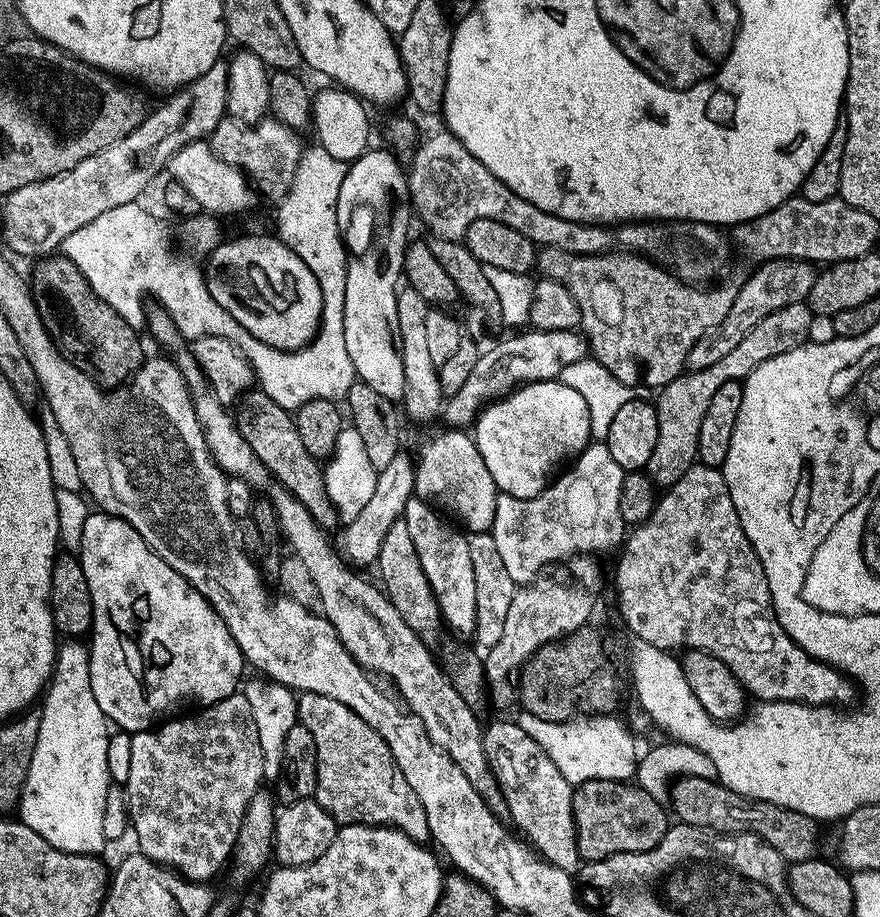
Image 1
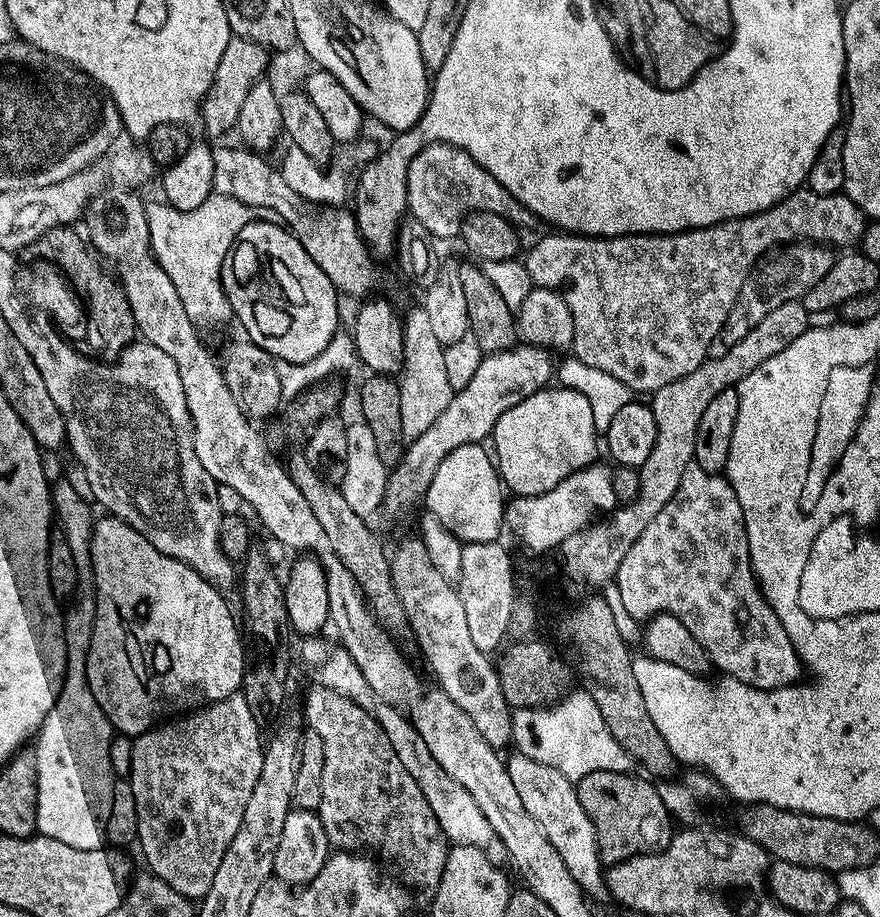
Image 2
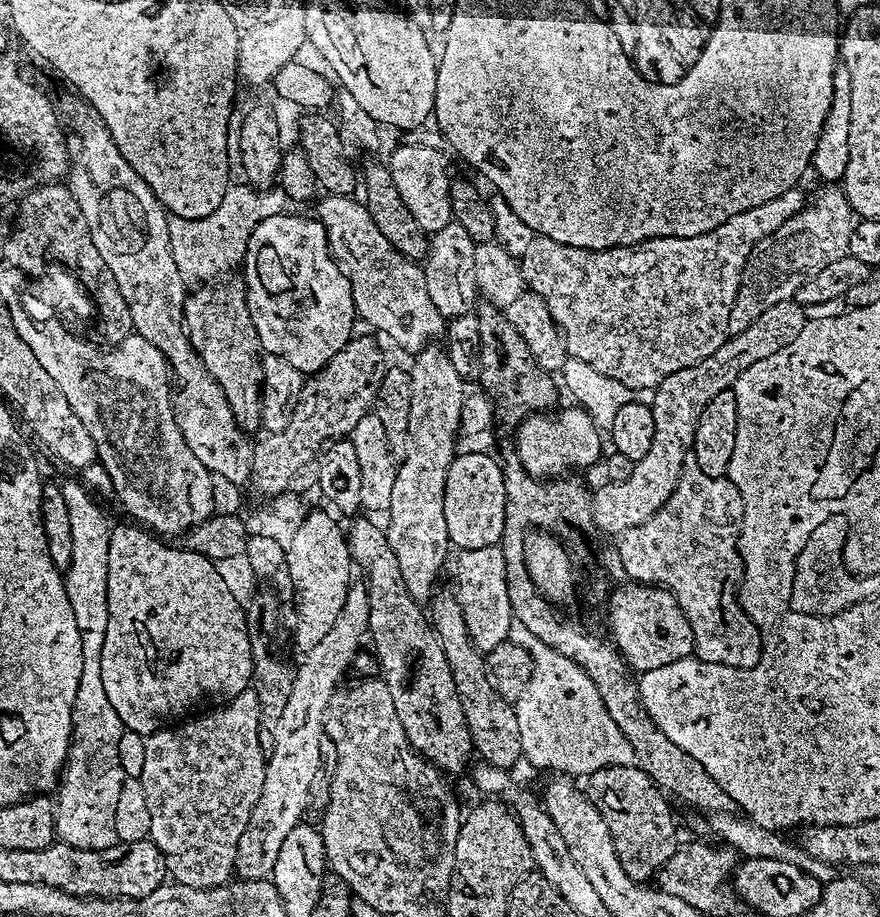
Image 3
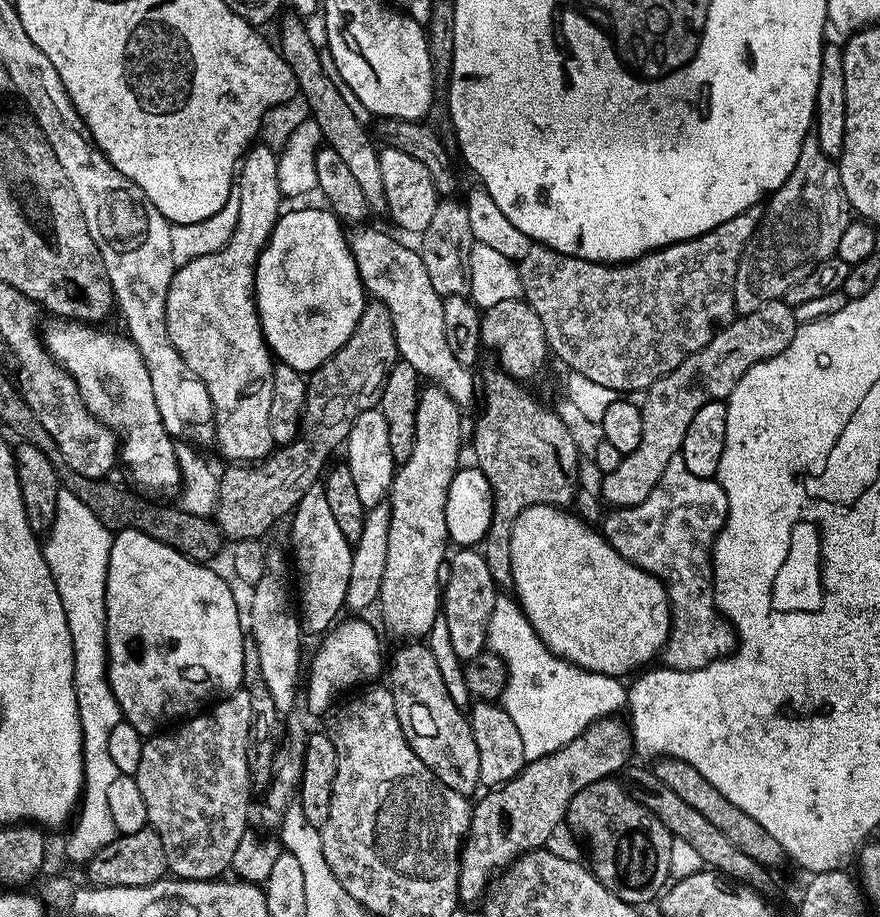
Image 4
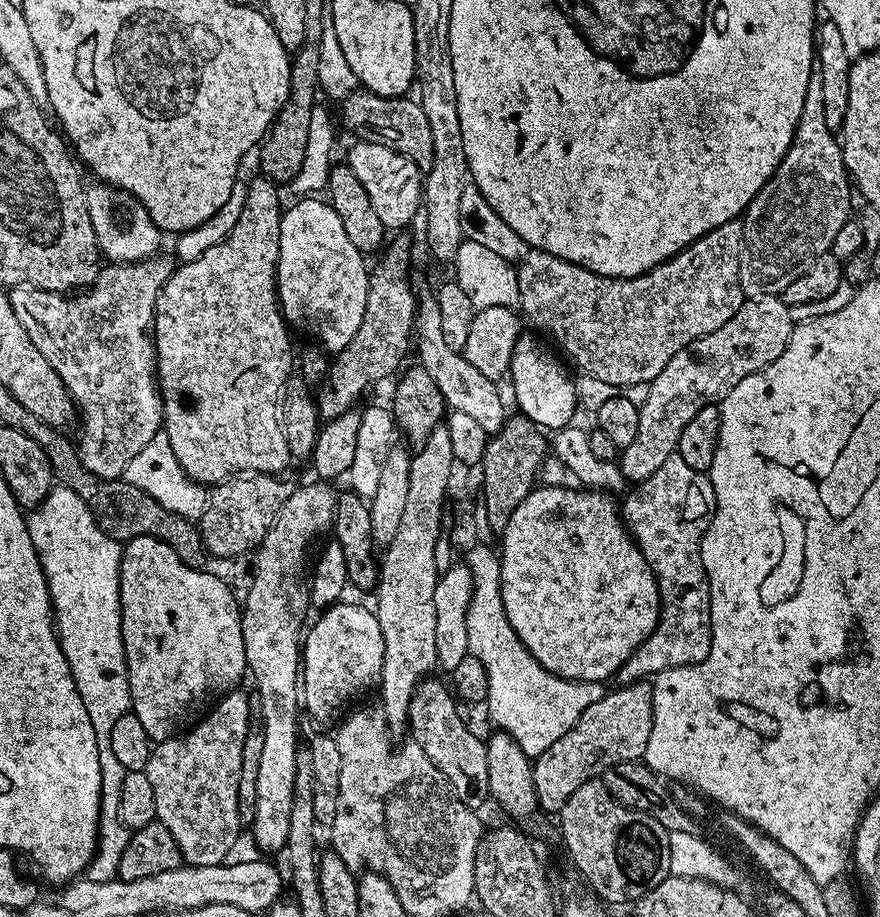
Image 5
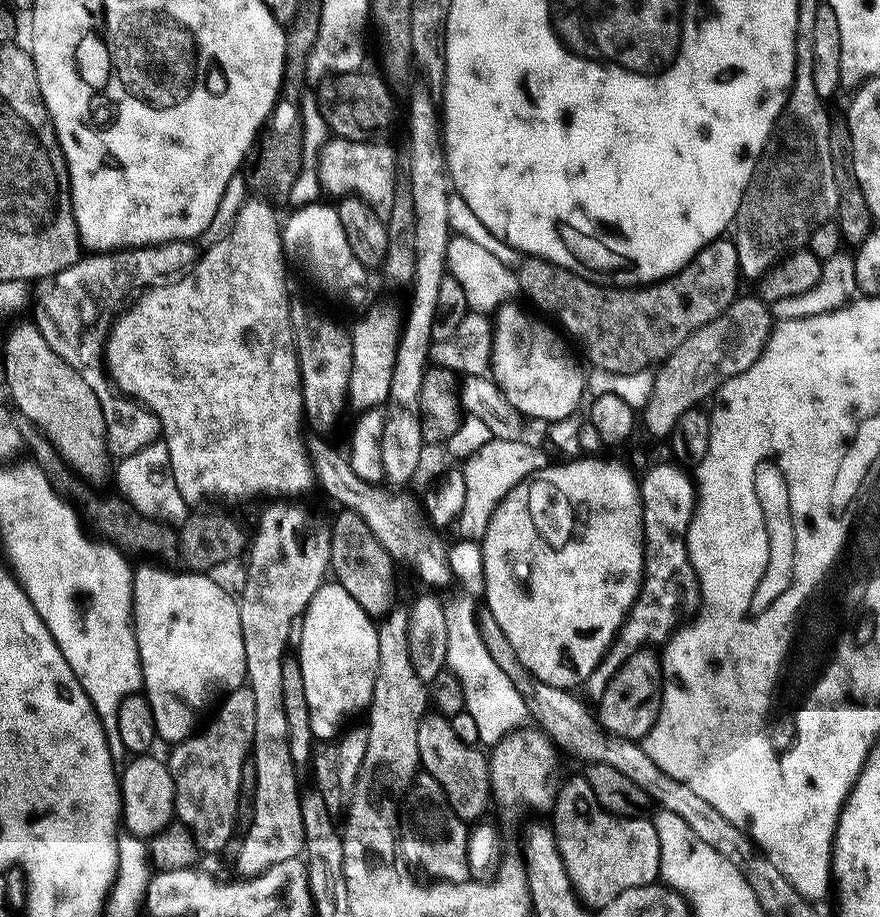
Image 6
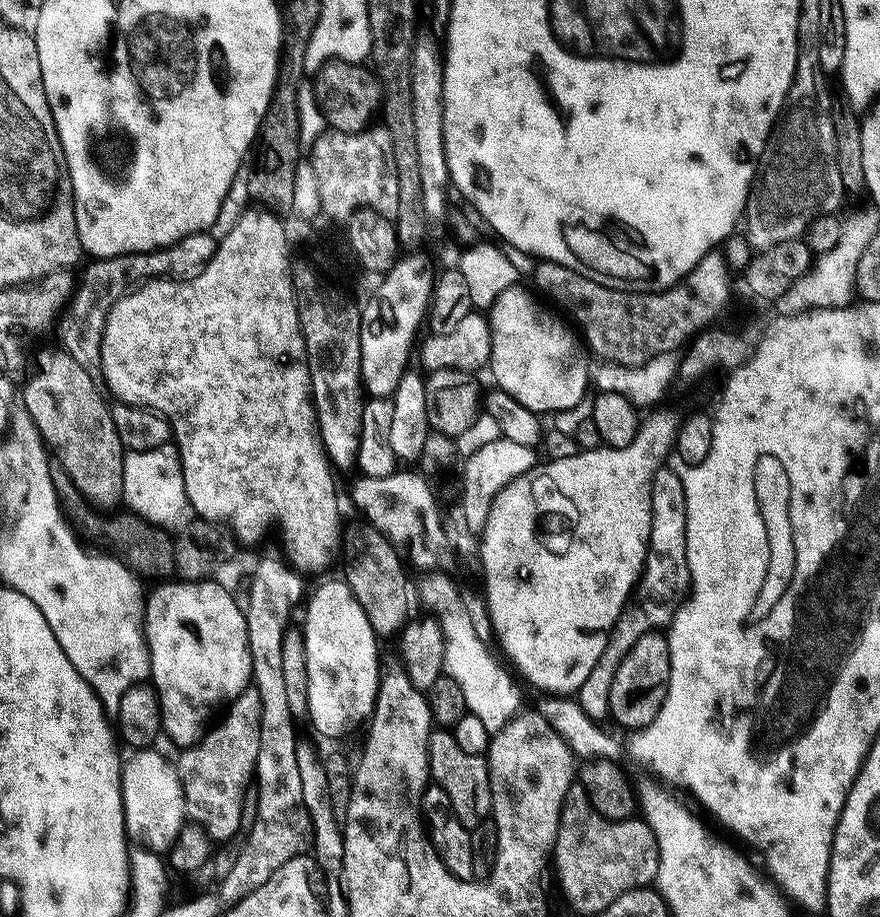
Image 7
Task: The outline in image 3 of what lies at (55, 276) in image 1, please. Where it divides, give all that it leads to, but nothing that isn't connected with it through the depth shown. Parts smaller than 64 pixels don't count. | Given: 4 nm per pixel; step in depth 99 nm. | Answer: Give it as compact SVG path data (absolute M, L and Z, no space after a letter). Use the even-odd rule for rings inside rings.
M45 182L32 191L25 192L19 204L20 213L16 216L16 229L9 234L8 241L4 244L3 259L9 265L23 270L28 268L28 263L60 264L80 280L92 301L95 319L100 319L104 323L105 334L113 335L112 337L129 335L133 331L133 326L126 298L122 298L118 282L114 282L114 274L110 274L106 262L102 262L102 254L98 254L98 246L94 246L90 238L86 218L82 215L82 210L73 198L67 183Z

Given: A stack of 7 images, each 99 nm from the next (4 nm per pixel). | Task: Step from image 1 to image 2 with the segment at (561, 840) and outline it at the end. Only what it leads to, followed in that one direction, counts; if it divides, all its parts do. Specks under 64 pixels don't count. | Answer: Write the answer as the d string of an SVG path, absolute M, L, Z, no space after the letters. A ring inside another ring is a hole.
M519 754L507 757L510 782L514 782L514 790L518 790L518 798L522 798L522 806L526 806L526 814L542 826L546 838L550 838L550 846L558 852L558 858L566 862L566 870L578 882L578 886L584 895L593 901L609 899L608 885L605 873L600 872L602 861L600 859L600 847L596 844L596 831L586 814L582 810L582 802L576 793L576 785L563 774L550 766L536 762L534 758L528 758Z

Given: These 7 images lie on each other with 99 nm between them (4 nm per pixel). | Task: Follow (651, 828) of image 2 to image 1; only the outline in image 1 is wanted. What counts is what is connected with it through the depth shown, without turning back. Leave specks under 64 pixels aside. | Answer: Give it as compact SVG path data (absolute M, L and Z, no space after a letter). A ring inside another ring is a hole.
M590 780L575 785L572 790L576 848L584 858L612 856L615 852L641 852L658 846L670 827L667 815L663 803L655 801L632 782Z

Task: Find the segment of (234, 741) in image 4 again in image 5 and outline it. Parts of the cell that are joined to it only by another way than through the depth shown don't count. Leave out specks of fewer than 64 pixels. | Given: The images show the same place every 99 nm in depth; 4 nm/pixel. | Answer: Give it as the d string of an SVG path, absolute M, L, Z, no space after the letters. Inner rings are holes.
M240 691L229 692L203 719L193 723L185 736L177 734L159 741L142 771L156 799L155 819L169 828L188 866L221 863L242 831L240 774L245 771L243 744L252 708L247 694Z

